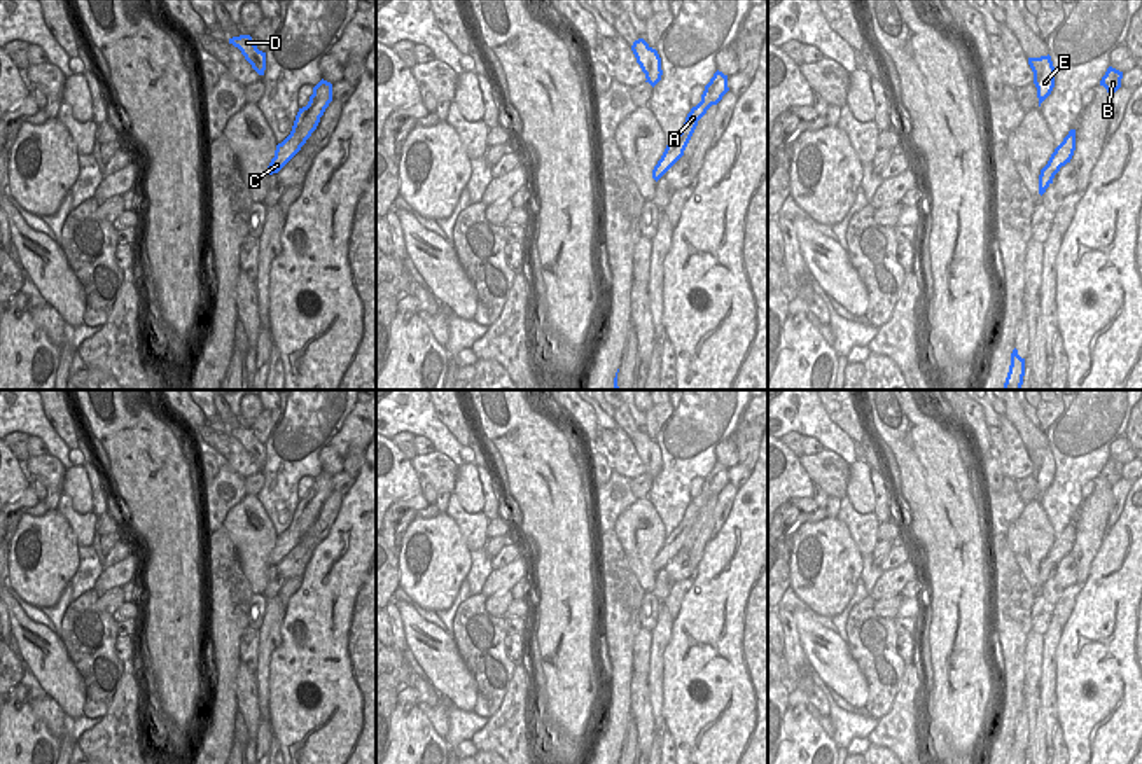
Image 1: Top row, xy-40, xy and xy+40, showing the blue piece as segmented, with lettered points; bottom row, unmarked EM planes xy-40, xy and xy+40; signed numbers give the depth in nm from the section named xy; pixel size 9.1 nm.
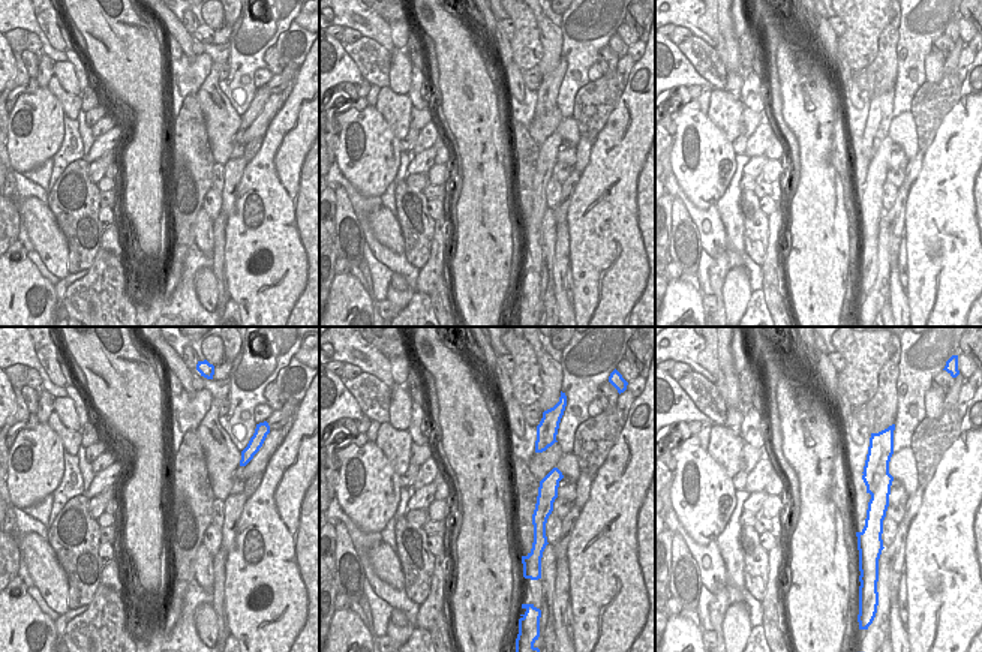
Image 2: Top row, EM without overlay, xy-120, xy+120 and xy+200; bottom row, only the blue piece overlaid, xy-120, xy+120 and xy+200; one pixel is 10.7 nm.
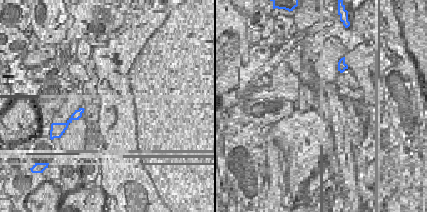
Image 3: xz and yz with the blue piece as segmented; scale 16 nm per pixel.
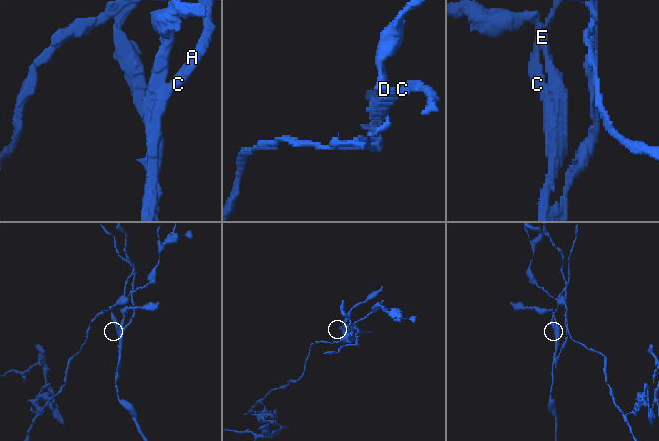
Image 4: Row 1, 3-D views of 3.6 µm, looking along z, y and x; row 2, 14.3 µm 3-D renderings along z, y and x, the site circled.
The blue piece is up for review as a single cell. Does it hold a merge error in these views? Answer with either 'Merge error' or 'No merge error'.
Merge error.

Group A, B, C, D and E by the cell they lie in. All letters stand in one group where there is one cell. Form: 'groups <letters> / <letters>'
groups A B C / D E

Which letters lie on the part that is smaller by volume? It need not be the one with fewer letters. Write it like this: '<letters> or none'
A, B, C

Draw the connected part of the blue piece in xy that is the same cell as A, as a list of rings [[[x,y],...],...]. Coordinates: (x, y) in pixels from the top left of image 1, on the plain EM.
[[[717,462],[710,474],[705,477],[701,493],[687,505],[680,524],[666,537],[661,551],[658,552],[658,568],[663,568],[684,547],[684,542],[698,517],[698,512],[712,497],[717,497],[728,483],[728,467]]]

